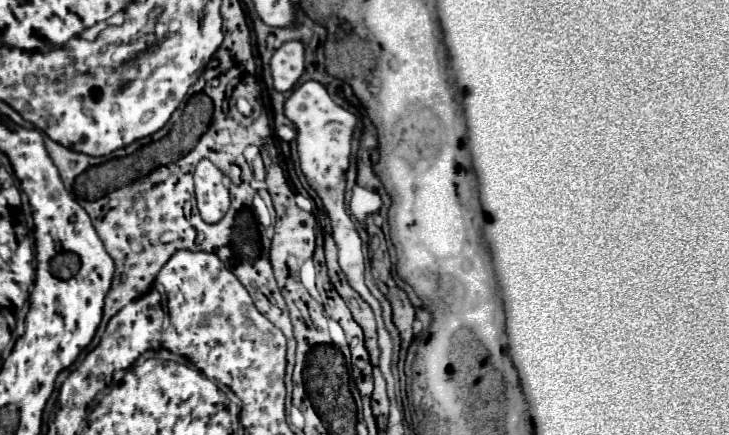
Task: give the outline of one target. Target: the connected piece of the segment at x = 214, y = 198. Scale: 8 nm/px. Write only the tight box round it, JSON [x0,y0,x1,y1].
[194,160,230,222]

